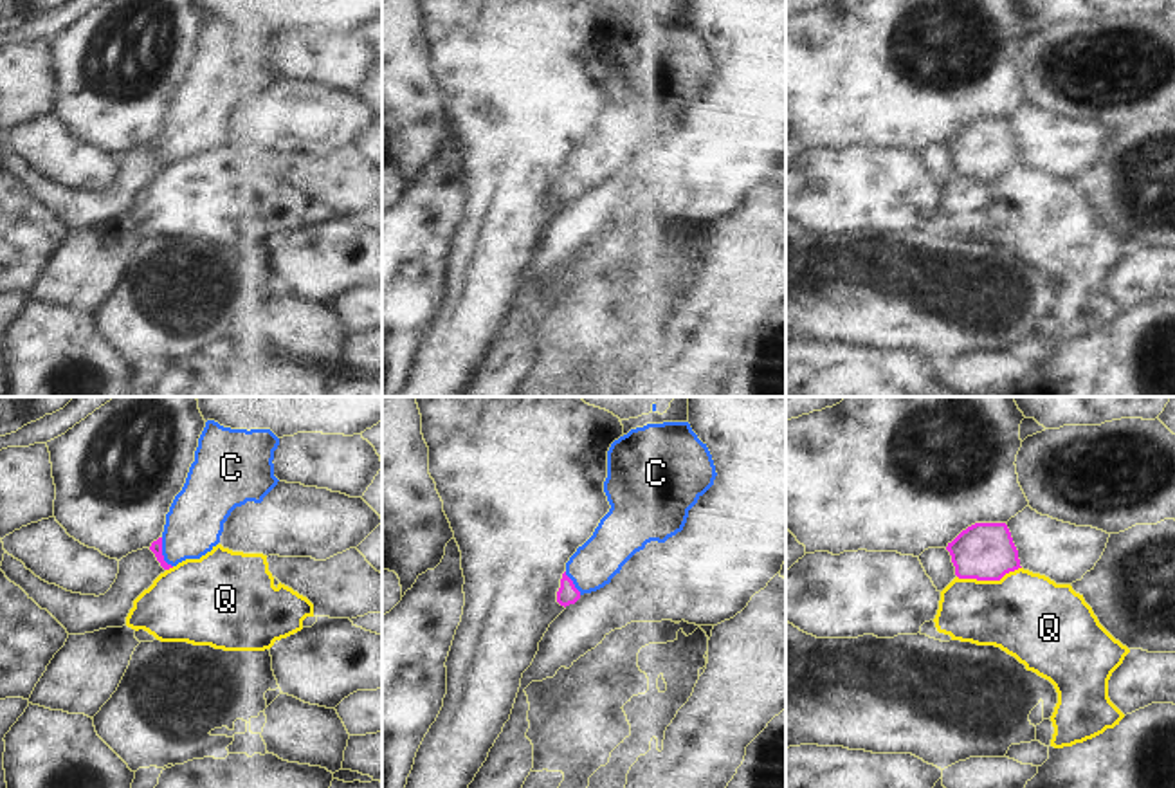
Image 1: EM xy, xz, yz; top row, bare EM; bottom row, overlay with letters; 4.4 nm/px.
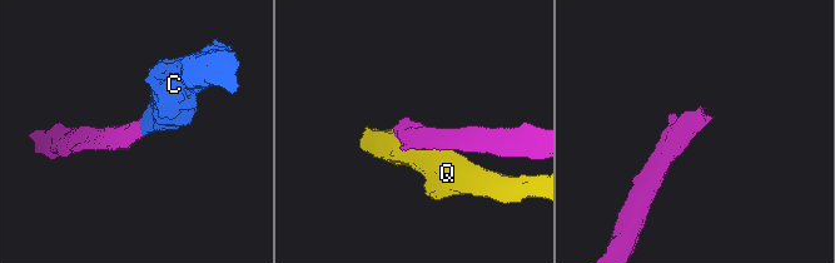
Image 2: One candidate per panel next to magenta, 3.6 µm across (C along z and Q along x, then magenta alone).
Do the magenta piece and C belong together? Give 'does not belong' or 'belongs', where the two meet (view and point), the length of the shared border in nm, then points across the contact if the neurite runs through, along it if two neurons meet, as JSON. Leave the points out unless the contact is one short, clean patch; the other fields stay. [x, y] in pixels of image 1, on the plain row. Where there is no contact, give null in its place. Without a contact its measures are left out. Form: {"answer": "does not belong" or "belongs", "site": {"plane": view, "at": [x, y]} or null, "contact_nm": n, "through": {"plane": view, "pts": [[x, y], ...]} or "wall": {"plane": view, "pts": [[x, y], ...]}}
{"answer": "belongs", "site": {"plane": "xy", "at": [161, 148]}, "contact_nm": 140, "through": {"plane": "xy", "pts": [[155, 143], [161, 148], [195, 118]]}}

